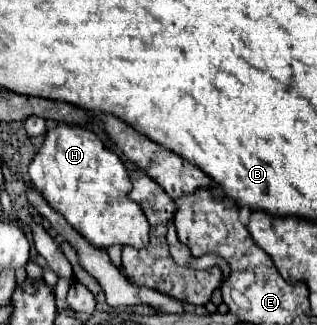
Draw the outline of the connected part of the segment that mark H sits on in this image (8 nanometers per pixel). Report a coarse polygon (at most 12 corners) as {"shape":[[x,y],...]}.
{"shape":[[58,123],[30,185],[90,245],[142,249],[120,157]]}

